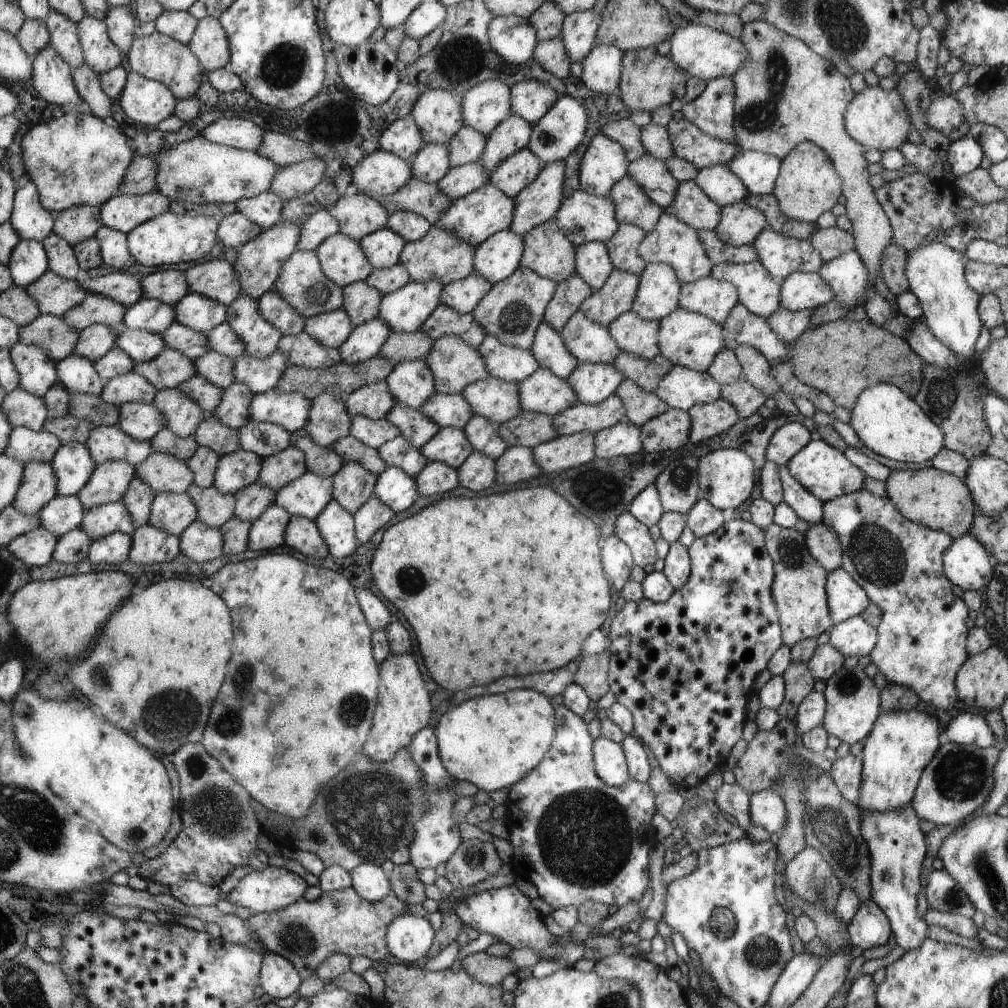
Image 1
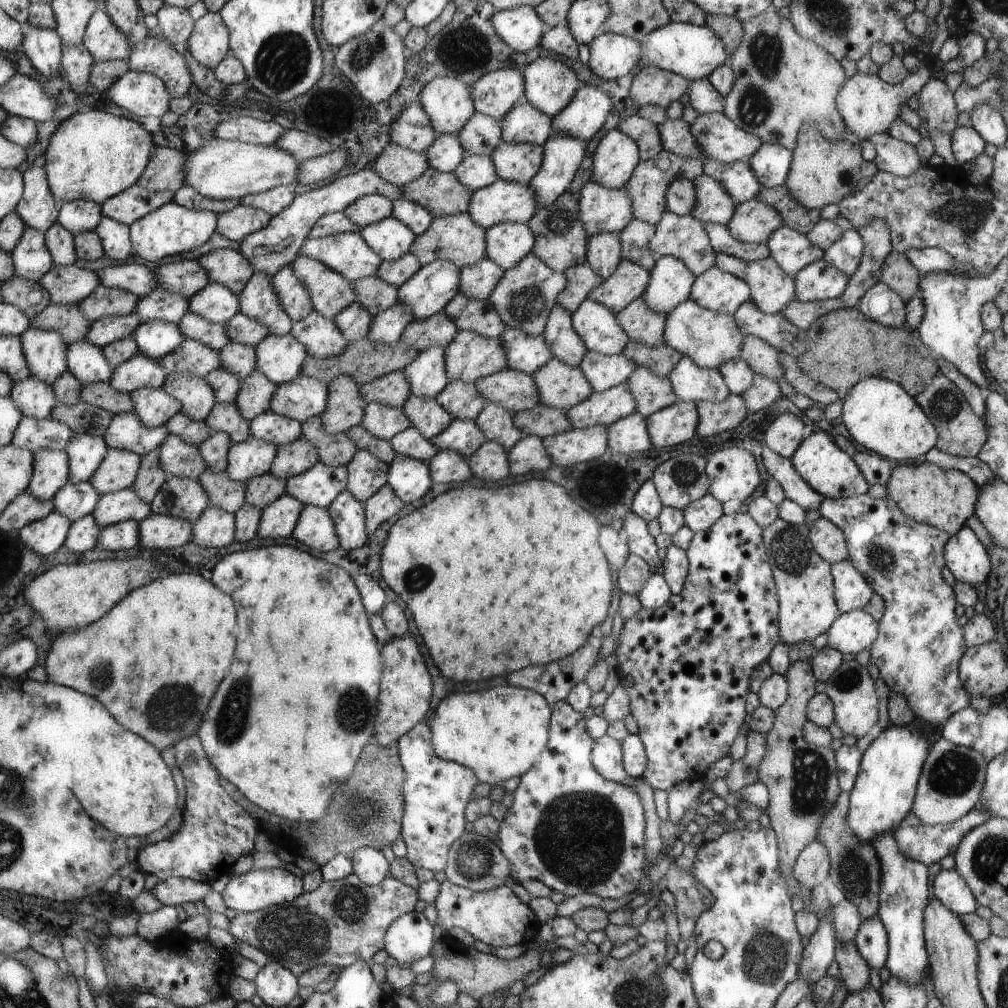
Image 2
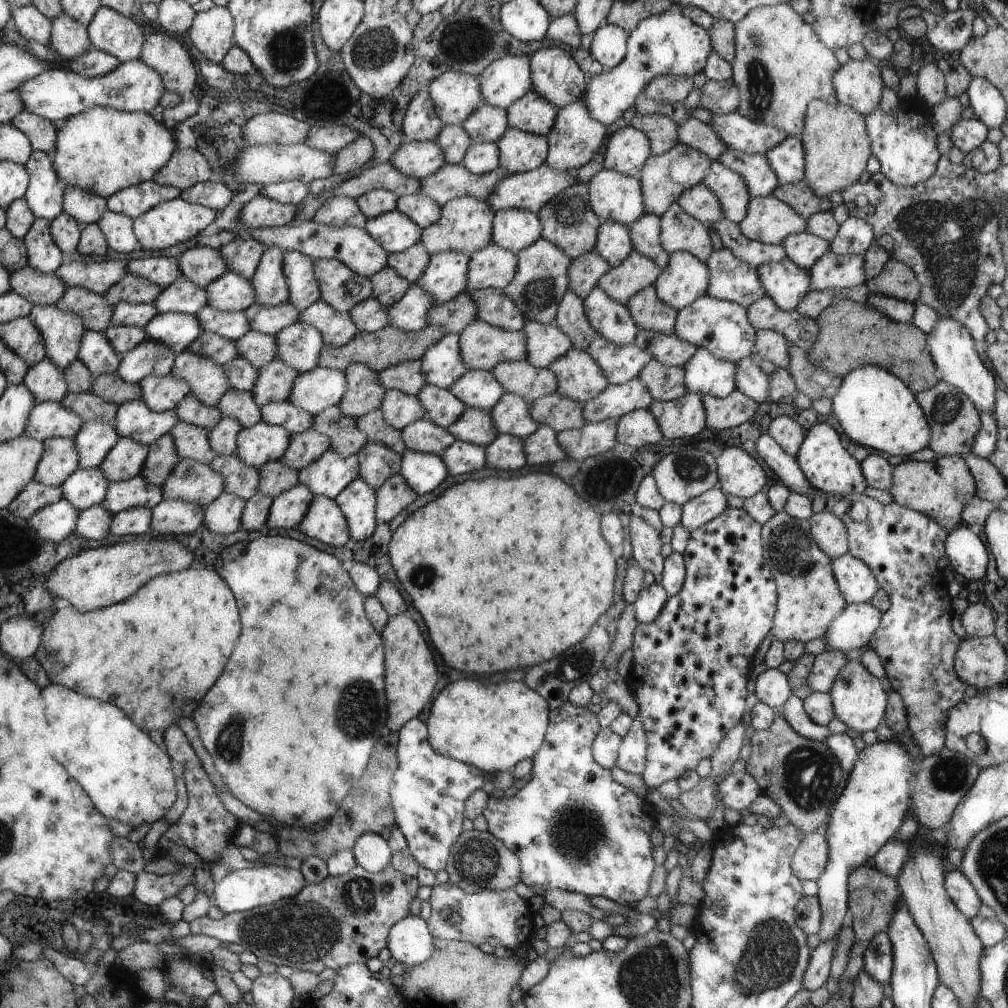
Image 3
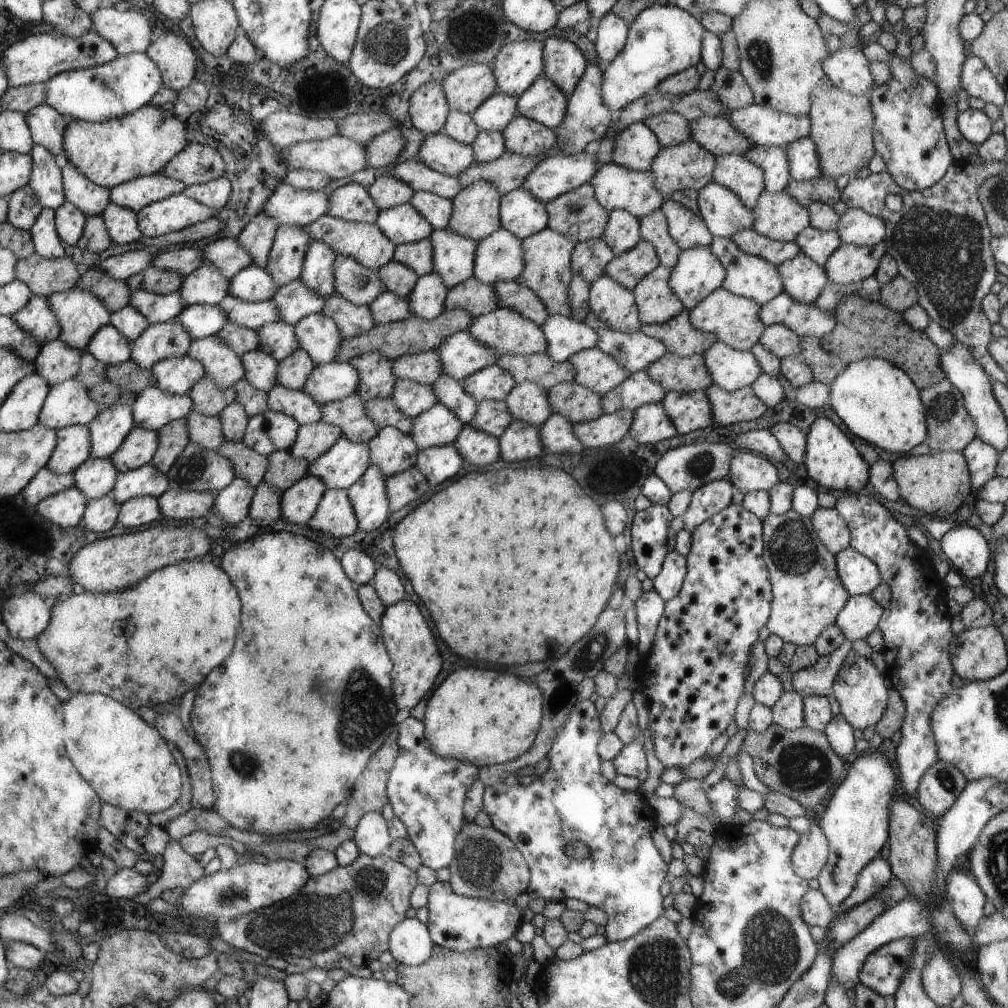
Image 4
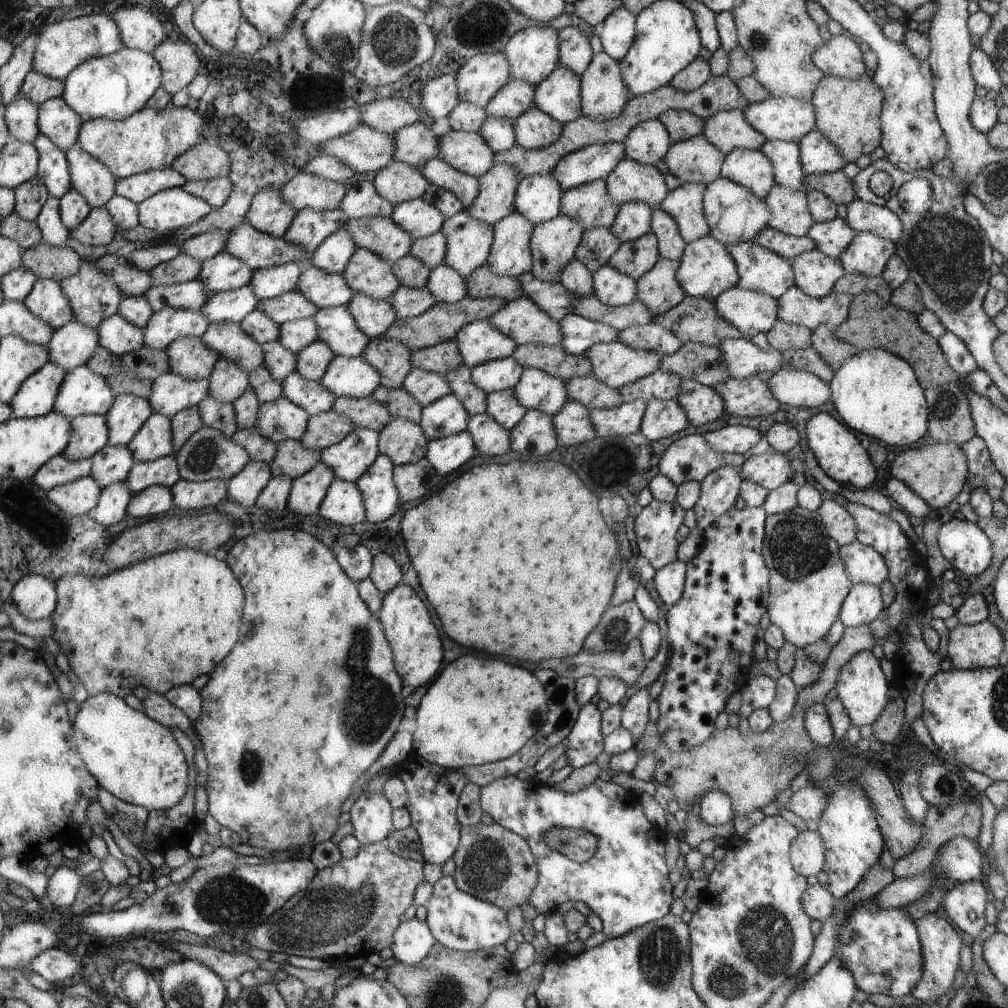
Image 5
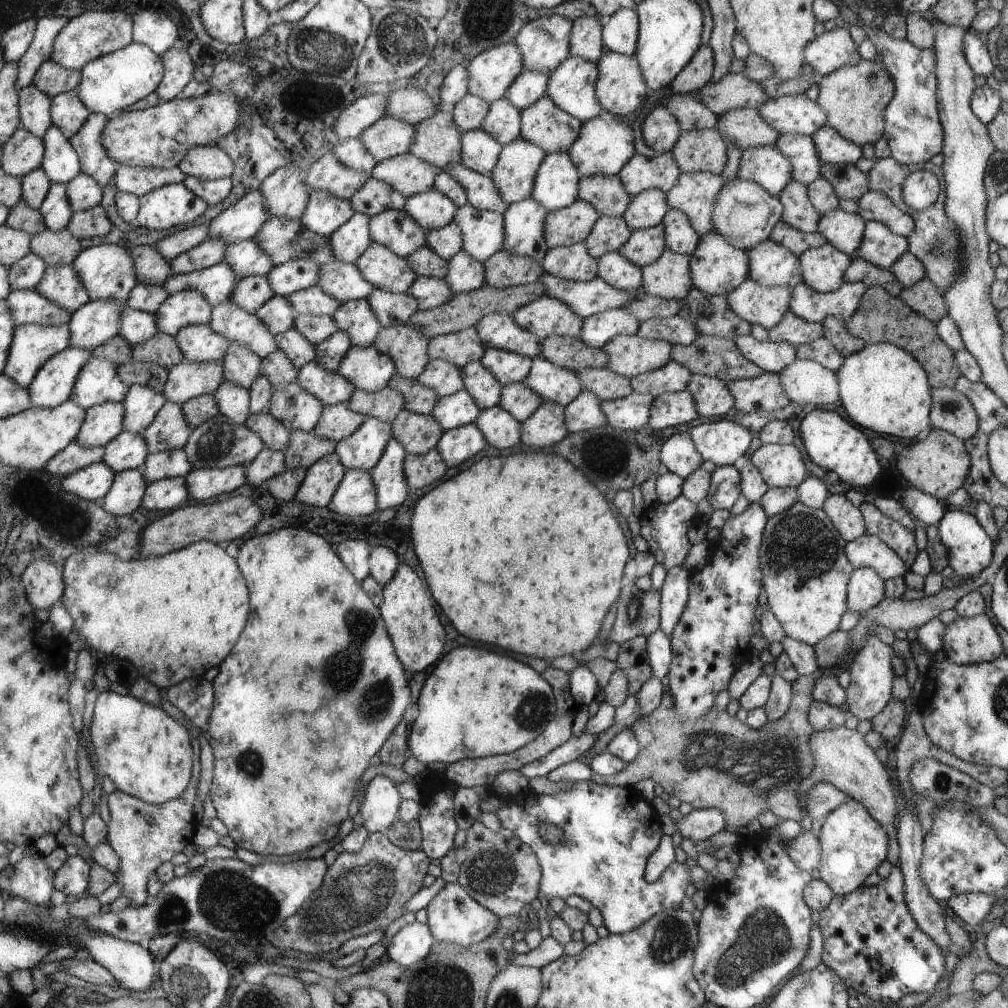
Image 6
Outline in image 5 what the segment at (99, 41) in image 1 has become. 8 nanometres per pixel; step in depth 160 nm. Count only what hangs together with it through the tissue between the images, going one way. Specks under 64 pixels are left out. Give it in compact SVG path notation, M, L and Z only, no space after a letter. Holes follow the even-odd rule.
M140 8L118 9L108 14L120 29L125 47L151 53L166 38L162 22Z

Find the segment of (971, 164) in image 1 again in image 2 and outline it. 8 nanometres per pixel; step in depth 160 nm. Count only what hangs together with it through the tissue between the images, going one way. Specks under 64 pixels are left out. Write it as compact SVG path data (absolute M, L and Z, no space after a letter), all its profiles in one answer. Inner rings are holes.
M956 127L951 136L951 149L958 166L970 165L986 148L984 140L972 127Z

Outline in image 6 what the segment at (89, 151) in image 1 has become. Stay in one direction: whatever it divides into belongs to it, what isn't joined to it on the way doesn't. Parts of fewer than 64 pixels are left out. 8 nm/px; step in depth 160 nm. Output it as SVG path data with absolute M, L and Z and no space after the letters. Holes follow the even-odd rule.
M215 91L198 97L162 101L161 104L142 111L124 112L124 114L116 116L114 120L109 119L108 126L104 130L102 144L107 149L108 156L118 162L118 165L164 169L179 167L179 164L187 157L189 150L201 145L217 145L218 140L228 136L240 124L240 120L244 120L244 114L240 112L238 102L240 100L230 92Z

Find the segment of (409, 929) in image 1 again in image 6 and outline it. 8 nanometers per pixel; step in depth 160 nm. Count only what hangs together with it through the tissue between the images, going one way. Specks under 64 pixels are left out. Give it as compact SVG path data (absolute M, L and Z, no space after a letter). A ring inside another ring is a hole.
M418 921L403 923L392 938L387 954L394 962L409 967L419 960L426 959L436 942L438 941L428 924Z

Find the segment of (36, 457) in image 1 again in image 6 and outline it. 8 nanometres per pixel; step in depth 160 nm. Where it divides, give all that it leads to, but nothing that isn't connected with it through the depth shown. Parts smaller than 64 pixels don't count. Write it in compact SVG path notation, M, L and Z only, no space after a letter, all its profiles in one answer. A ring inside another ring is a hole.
M90 358L76 378L69 400L90 409L102 402L123 402L128 386L118 376L118 366L106 358Z

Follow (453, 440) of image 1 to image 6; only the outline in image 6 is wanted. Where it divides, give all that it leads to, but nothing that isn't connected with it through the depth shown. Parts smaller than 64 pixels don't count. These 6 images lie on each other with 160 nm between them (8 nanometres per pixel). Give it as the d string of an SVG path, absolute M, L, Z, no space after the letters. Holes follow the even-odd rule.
M520 383L504 385L500 395L500 408L514 416L519 422L524 422L544 402L532 389Z

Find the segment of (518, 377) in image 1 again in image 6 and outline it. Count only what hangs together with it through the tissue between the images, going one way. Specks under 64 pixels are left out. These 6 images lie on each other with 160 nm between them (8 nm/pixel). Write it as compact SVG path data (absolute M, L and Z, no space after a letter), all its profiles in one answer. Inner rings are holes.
M610 309L583 320L580 340L595 349L602 349L616 335L636 335L640 322L624 309Z

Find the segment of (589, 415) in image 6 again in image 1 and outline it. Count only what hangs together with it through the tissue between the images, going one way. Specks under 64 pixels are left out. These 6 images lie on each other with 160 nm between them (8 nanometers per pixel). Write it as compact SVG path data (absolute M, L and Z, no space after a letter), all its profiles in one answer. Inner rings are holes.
M512 446L508 447L496 460L496 484L518 484L532 478L538 478L543 472L534 462L532 449Z

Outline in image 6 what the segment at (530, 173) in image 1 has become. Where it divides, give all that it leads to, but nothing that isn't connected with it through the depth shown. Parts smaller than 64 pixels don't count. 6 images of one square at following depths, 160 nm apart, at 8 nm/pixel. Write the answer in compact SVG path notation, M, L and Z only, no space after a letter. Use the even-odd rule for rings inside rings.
M539 98L532 106L521 110L521 129L519 136L531 141L547 153L568 150L582 134L583 121L573 117L559 107L551 98Z

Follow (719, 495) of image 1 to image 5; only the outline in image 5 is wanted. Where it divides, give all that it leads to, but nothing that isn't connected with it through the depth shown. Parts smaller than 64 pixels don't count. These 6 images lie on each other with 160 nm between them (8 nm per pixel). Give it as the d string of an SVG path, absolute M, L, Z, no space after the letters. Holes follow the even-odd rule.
M764 445L746 457L740 472L743 473L743 479L774 491L792 478L790 463L792 460L786 454L775 452Z

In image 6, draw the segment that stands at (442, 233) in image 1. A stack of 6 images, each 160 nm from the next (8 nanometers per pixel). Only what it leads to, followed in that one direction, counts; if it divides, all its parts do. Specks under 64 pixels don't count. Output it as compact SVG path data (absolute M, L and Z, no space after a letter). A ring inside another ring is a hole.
M522 137L502 147L490 177L507 205L530 198L536 171L546 154L544 149Z

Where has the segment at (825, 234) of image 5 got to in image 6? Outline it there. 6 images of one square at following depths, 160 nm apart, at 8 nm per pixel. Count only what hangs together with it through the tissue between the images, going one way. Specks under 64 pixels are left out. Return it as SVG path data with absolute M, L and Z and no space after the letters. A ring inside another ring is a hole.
M841 208L831 210L817 224L817 230L834 248L852 255L862 244L866 221L857 213L847 213Z

